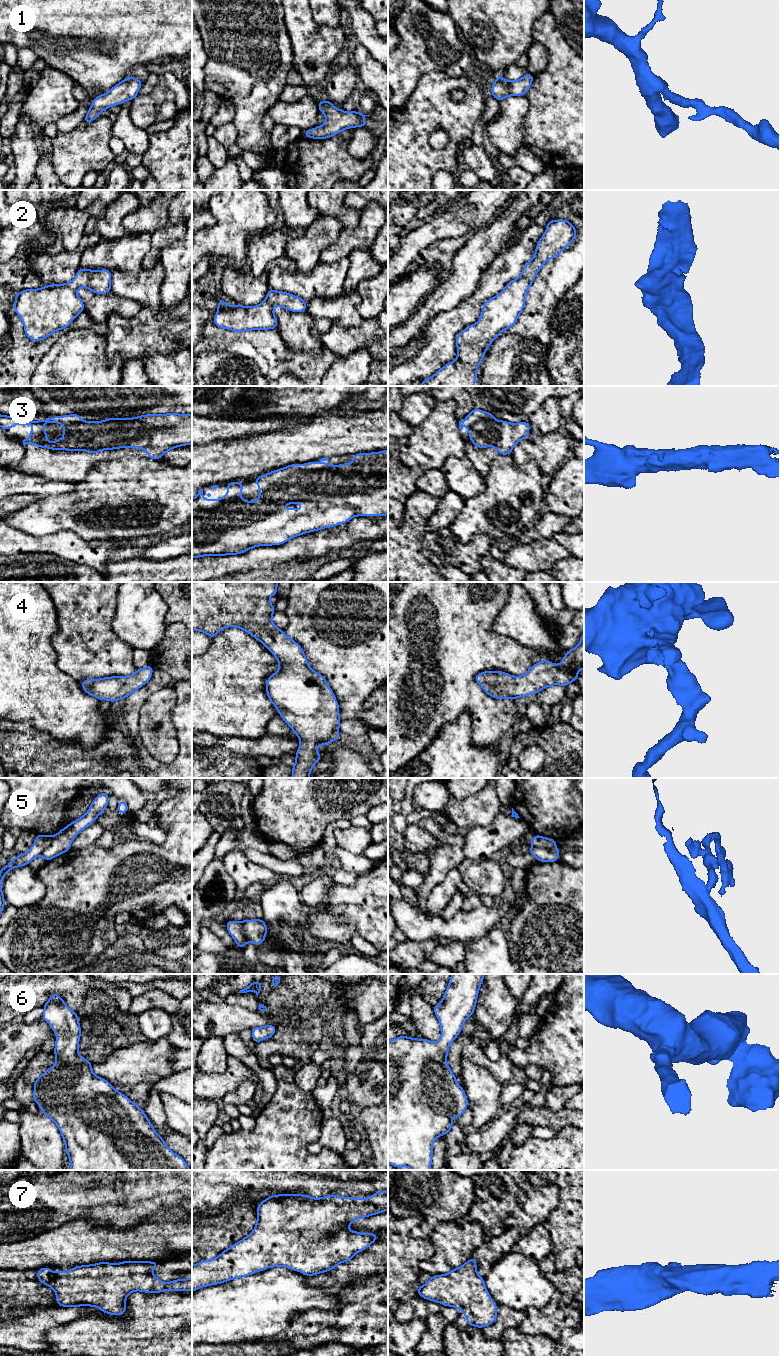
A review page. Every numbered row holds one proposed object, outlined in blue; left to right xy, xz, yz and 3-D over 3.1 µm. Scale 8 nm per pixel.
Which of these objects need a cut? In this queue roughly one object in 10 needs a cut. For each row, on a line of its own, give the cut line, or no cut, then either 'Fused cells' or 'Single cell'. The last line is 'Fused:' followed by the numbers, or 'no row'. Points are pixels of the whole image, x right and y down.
1: No split. Single cell
2: No split. Single cell
3: No split. Single cell
4: No split. Single cell
5: Split along yz (531, 846), (542, 846), (556, 850). Fused cells
6: No split. Single cell
7: No split. Single cell
Fused: 5

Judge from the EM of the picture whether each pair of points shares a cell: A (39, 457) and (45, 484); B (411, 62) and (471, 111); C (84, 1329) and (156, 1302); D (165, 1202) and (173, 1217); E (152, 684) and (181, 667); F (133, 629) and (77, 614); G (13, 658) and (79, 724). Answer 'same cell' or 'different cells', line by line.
A: different cells
B: different cells
C: same cell
D: different cells
E: different cells
F: different cells
G: same cell

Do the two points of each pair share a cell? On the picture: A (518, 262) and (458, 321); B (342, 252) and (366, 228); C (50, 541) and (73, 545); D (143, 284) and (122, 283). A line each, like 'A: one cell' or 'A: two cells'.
A: one cell
B: one cell
C: one cell
D: one cell

